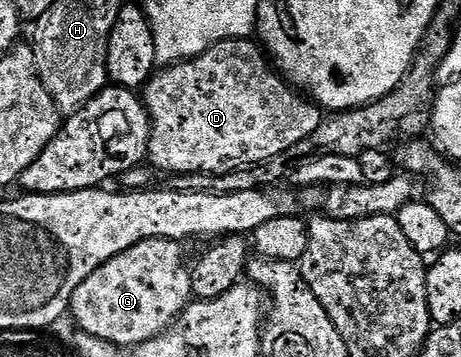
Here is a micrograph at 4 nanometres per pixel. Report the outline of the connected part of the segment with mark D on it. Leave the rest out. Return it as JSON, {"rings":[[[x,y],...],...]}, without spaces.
{"rings":[[[250,39],[221,41],[191,61],[159,68],[146,82],[144,104],[150,112],[148,161],[155,170],[163,169],[169,175],[231,173],[233,169],[264,163],[264,159],[296,147],[300,139],[308,139],[320,127],[323,110],[279,74],[261,44],[252,42]]]}

